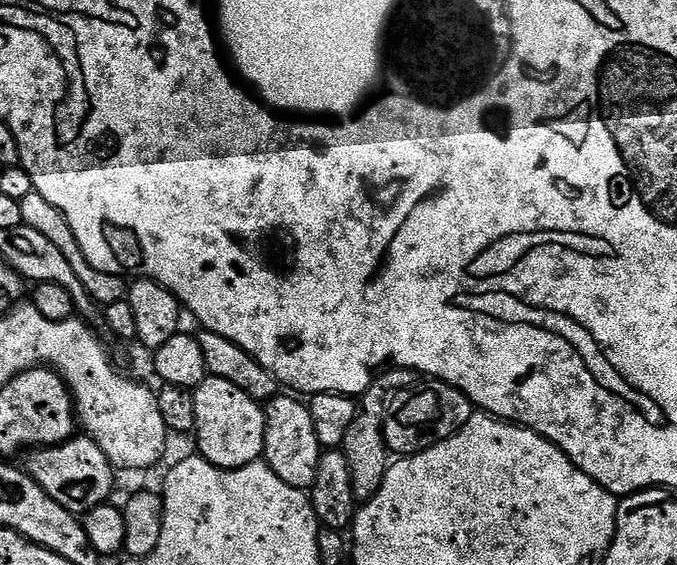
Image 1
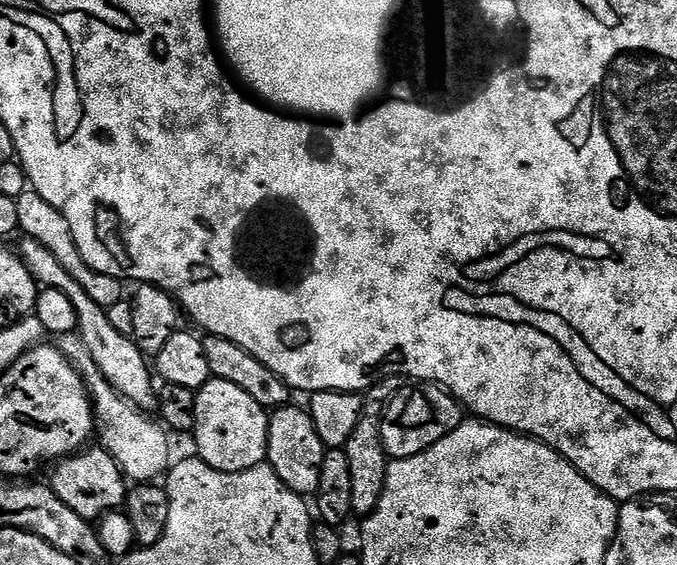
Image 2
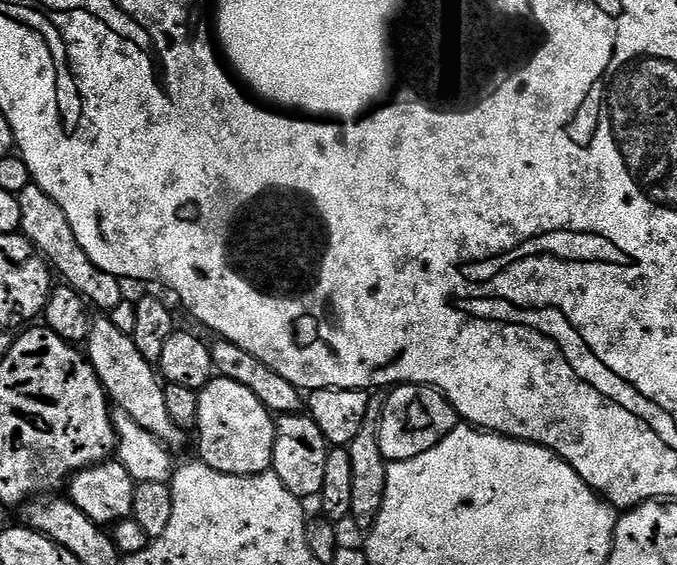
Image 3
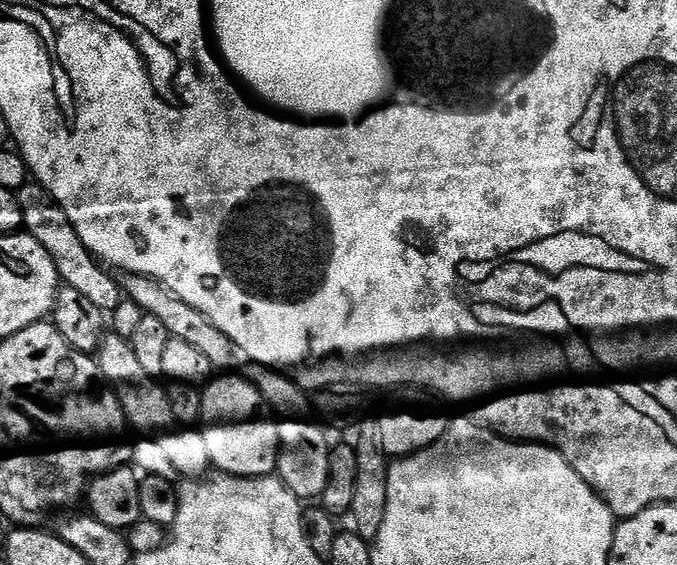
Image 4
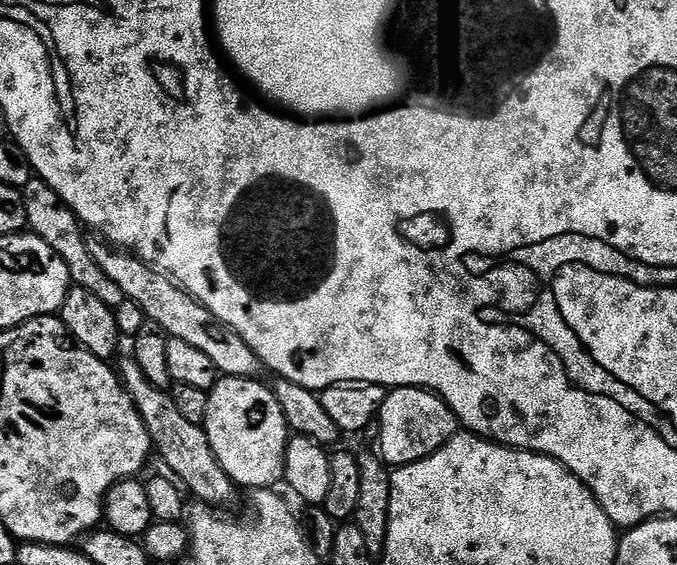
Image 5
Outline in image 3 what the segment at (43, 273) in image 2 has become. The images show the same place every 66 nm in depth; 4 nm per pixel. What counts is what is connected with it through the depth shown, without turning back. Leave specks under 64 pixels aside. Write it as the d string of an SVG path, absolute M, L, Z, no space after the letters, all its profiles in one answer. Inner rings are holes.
M100 314L93 319L92 329L86 341L86 355L92 368L98 374L108 399L119 411L130 414L142 430L154 434L160 443L169 449L180 448L186 440L186 434L174 421L166 410L166 394L164 384L154 367L153 361L142 358L138 346L134 346L131 336L122 334L118 326L107 315Z

